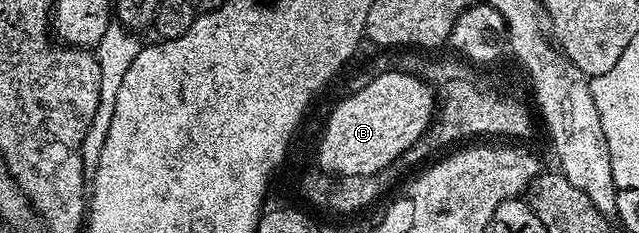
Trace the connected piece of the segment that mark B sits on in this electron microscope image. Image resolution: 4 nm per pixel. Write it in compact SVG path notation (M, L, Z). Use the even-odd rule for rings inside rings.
M384 72L370 84L350 94L354 95L336 104L334 112L327 117L322 140L318 143L317 166L326 173L335 171L339 177L377 176L389 163L397 164L402 154L426 131L436 115L436 95L431 85L404 72Z

